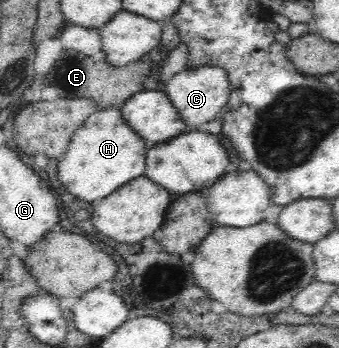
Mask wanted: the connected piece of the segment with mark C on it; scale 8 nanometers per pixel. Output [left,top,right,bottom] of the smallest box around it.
[165,65,230,131]

